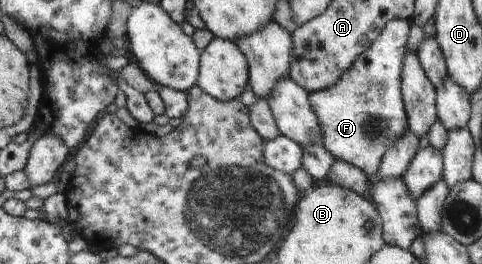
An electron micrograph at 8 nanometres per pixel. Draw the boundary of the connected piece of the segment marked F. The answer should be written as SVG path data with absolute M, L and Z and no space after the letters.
M394 19L387 22L374 41L372 46L363 50L351 66L330 88L308 93L307 99L311 111L317 118L322 131L322 144L335 160L344 162L359 168L368 178L374 179L379 171L380 163L389 146L399 139L408 128L404 101L402 98L402 59L406 54L409 24L404 19Z

